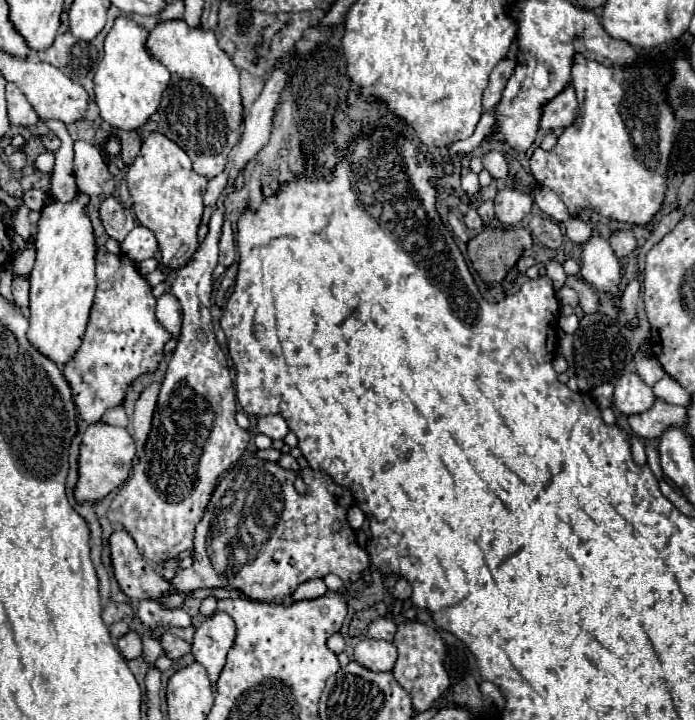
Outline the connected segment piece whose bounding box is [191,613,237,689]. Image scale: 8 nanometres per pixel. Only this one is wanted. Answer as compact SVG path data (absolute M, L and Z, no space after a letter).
M215 613L215 617L205 619L193 637L193 659L207 669L209 681L215 689L217 679L225 667L229 649L235 643L235 623L227 613Z

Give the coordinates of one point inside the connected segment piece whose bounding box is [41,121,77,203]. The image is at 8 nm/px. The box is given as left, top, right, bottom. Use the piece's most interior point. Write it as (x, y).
(60, 163)

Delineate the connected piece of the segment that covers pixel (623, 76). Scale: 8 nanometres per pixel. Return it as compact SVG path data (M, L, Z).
M665 45L663 49L659 49L659 55L655 57L649 57L645 63L635 63L635 65L623 65L623 67L605 67L597 61L591 61L591 59L585 59L581 53L575 53L573 57L573 67L571 67L571 85L575 87L575 93L577 93L577 119L563 129L563 133L559 135L557 139L557 145L551 149L551 151L543 151L541 147L533 151L531 159L529 159L529 167L531 167L531 175L533 179L555 191L561 201L567 205L567 211L571 215L577 215L581 209L595 209L599 215L603 217L609 217L609 219L615 219L615 221L623 221L623 223L639 223L639 225L647 225L653 215L659 211L661 203L663 203L663 195L665 195L665 189L667 189L667 161L669 161L669 153L671 153L671 147L673 147L673 131L675 131L675 125L677 125L677 119L675 119L675 113L673 113L673 107L669 105L667 101L667 87L671 83L671 69L669 69L669 63L671 63L671 57L665 55L665 51L669 51L671 45Z

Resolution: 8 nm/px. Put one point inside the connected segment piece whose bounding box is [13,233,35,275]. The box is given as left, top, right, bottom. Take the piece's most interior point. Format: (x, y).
(23, 264)

